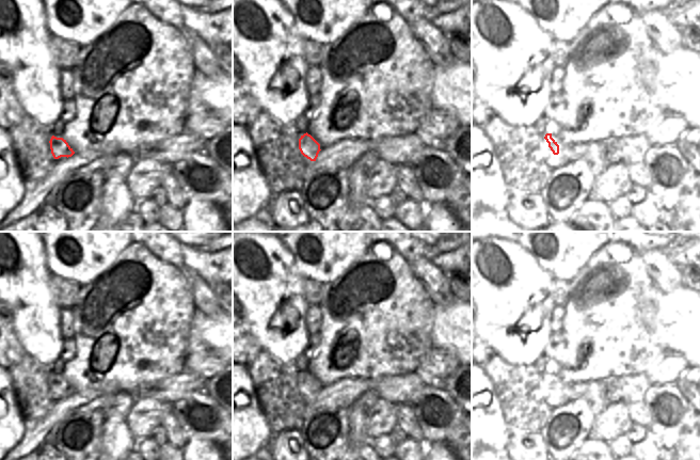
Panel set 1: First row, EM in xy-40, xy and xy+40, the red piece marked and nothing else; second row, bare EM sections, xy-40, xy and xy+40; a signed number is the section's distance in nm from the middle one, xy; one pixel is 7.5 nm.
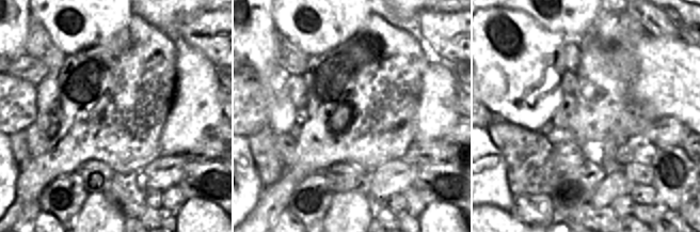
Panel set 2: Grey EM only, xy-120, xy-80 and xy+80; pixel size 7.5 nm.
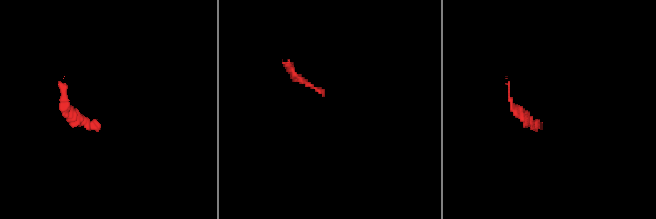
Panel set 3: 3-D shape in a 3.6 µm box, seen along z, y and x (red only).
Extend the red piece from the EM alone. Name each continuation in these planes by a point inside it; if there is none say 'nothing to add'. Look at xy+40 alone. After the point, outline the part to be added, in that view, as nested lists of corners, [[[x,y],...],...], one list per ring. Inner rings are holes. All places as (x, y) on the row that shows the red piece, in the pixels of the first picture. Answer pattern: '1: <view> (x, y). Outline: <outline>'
1: xy+40 (565, 143). Outline: [[[553,133],[552,138],[559,145],[559,154],[557,155],[557,163],[560,163],[568,157],[572,145],[577,140],[571,140],[570,138],[568,138],[567,136],[562,133]]]

